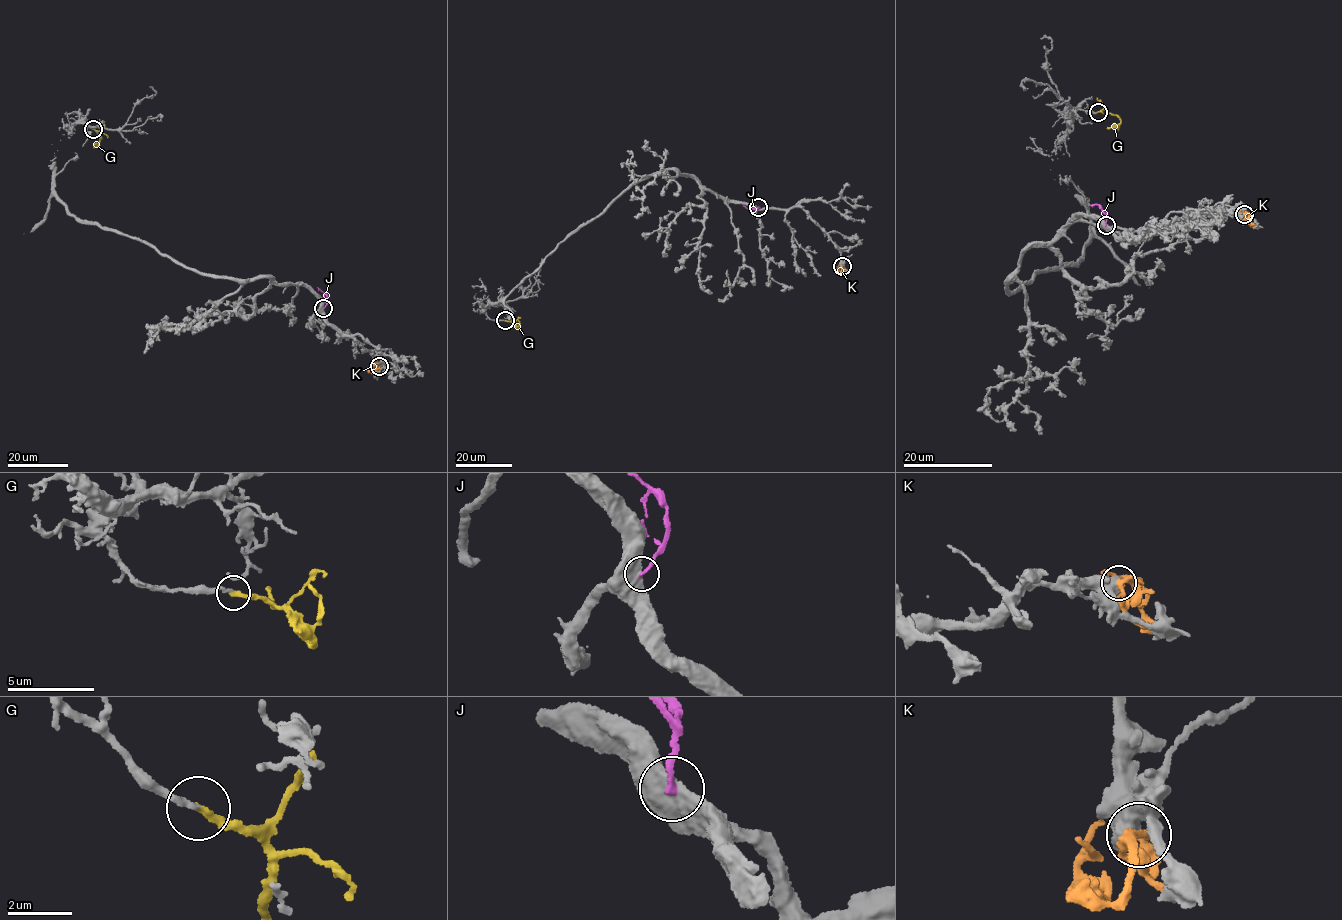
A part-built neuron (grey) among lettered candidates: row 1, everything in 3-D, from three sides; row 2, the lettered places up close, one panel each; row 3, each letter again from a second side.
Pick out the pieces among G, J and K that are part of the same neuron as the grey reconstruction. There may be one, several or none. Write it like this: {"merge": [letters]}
{"merge": ["G"]}

